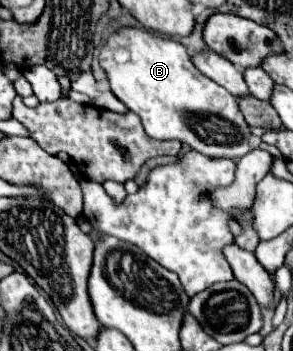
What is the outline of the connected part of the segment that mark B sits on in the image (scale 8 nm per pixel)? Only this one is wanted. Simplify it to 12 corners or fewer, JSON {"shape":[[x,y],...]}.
{"shape":[[123,27],[99,61],[153,139],[253,151],[237,97],[179,41]]}

